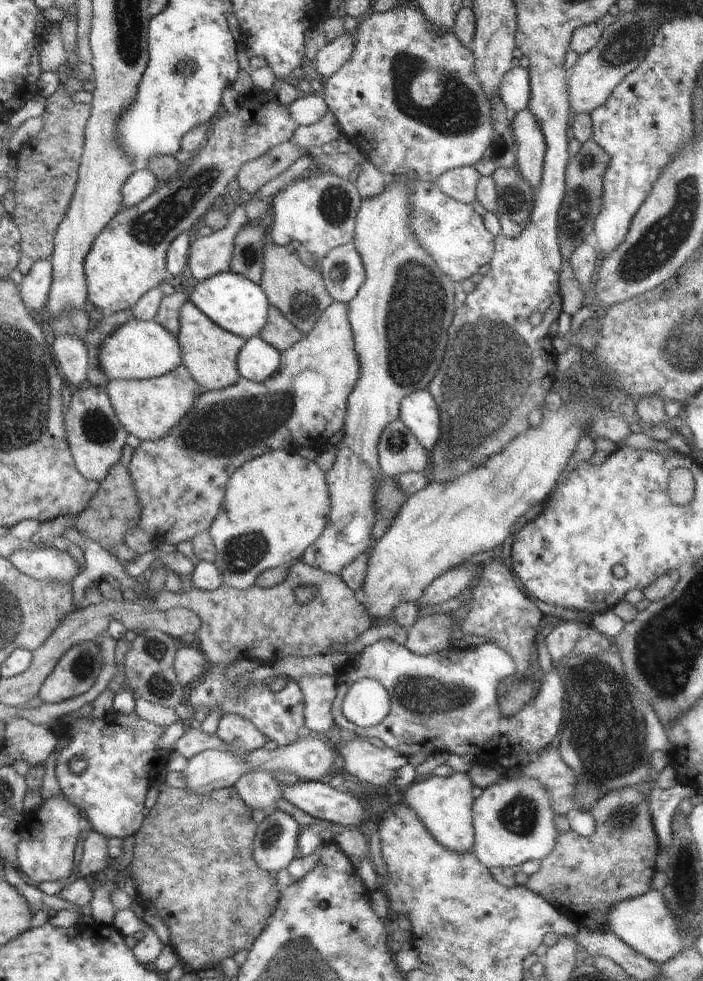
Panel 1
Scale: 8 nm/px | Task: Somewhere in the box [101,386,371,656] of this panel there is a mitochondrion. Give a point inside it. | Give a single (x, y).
(226, 427)

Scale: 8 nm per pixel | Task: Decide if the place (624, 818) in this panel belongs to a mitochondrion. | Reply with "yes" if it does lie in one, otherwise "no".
yes

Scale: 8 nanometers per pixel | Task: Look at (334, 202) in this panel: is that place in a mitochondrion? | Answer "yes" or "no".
yes

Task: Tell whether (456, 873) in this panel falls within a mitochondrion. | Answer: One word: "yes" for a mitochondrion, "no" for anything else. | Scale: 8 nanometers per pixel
yes

